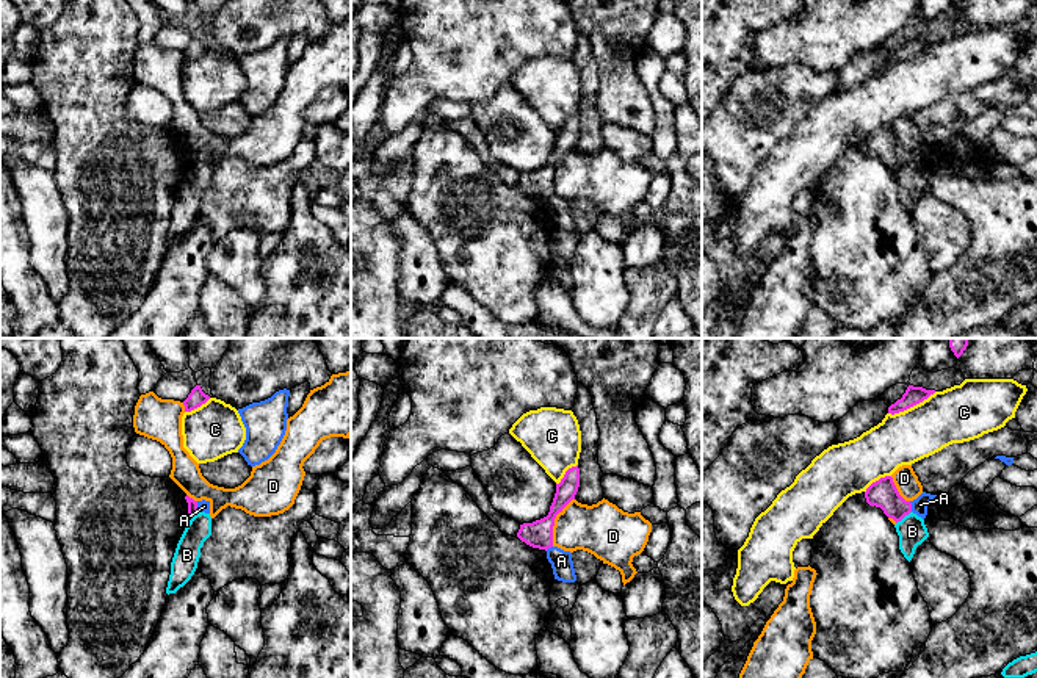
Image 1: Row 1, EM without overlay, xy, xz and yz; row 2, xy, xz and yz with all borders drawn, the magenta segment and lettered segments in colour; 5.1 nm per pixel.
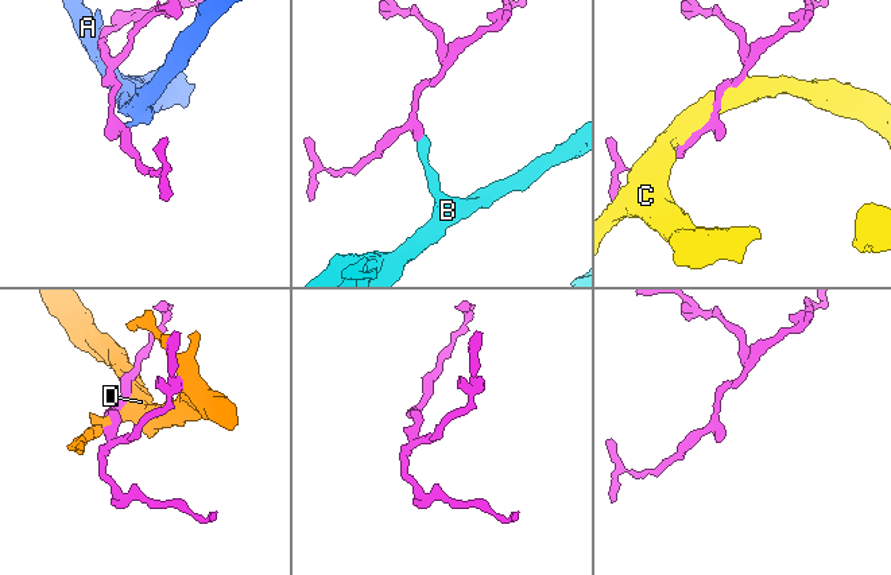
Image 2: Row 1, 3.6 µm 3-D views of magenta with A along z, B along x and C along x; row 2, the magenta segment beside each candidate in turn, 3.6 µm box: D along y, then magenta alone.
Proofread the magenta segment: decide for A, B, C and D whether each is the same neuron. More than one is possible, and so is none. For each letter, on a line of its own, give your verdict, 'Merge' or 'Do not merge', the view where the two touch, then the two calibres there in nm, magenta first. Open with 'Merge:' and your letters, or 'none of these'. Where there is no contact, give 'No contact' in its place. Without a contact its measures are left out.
Merge: none of these
A: Do not merge. Touches magenta in yz. Thickness 150 nm (magenta) against 80 nm
B: Do not merge. Touches magenta in yz. Thickness 150 nm (magenta) against 150 nm
C: Do not merge. Touches magenta in yz. Thickness 100 nm (magenta) against 280 nm
D: Do not merge. Touches magenta in xz. Thickness 140 nm (magenta) against 260 nm

